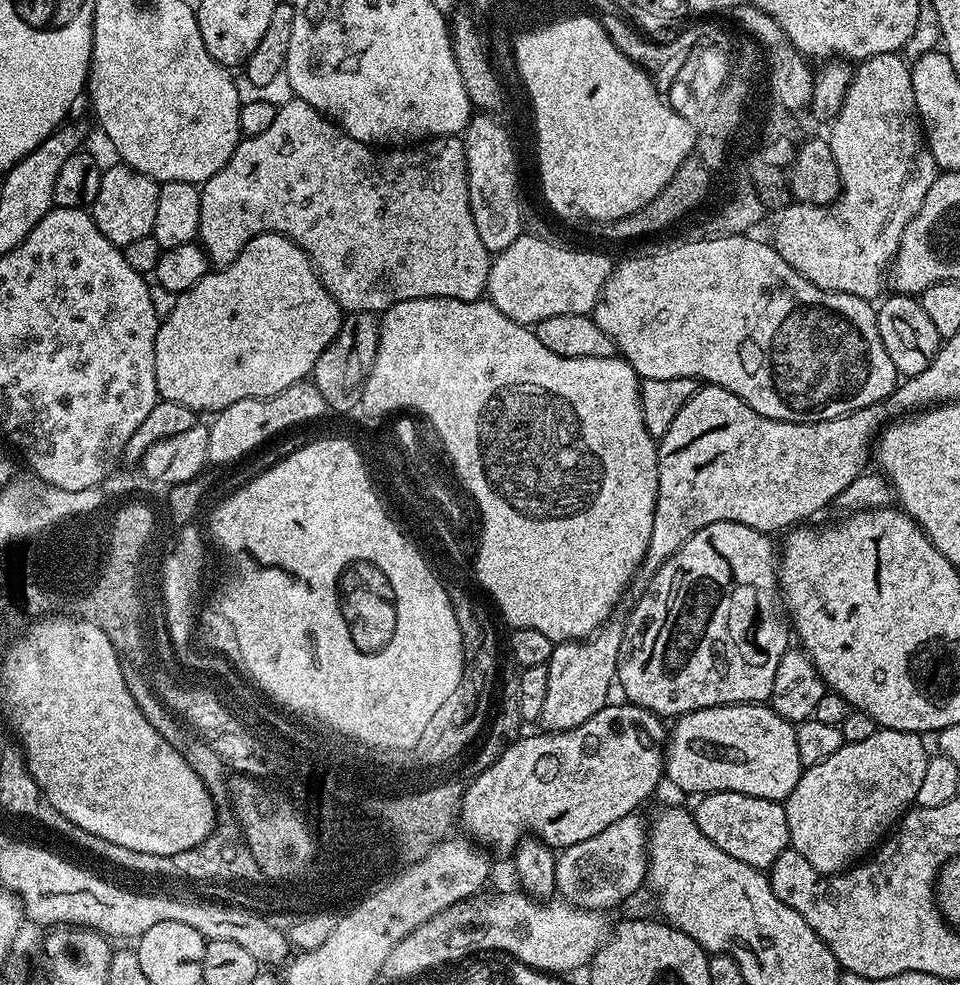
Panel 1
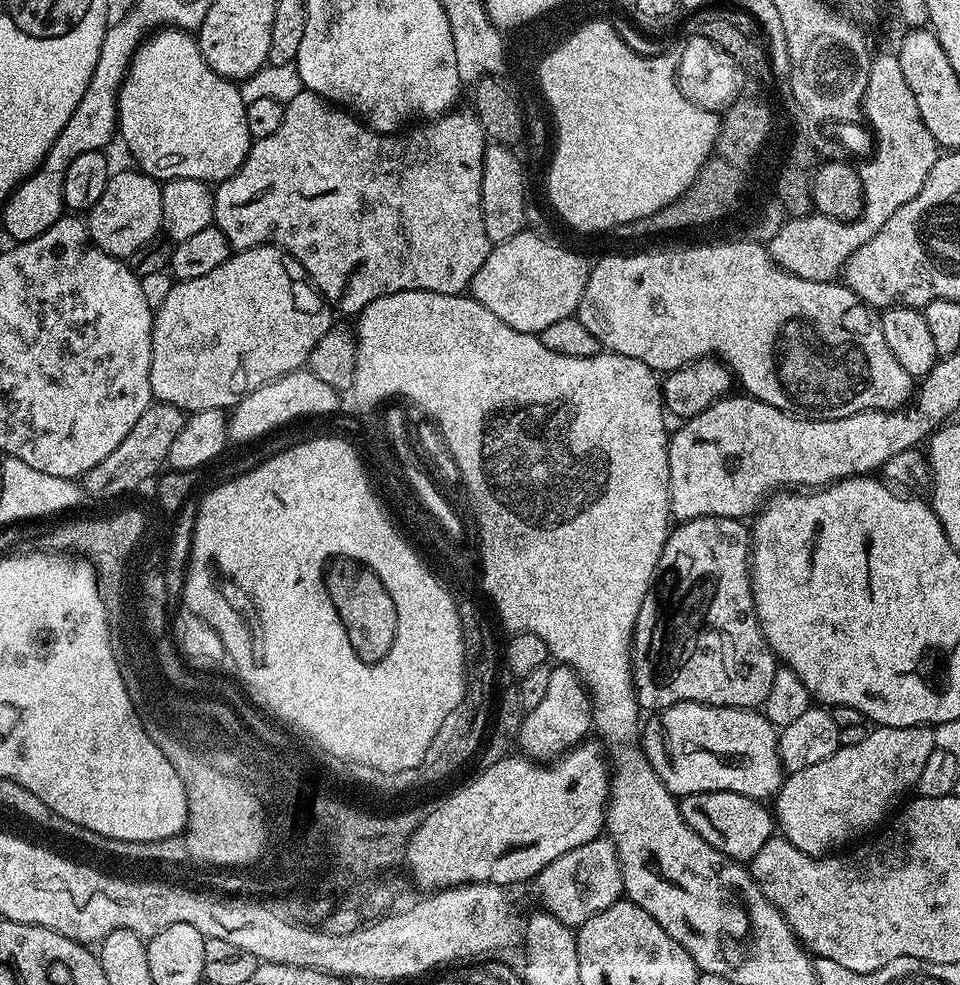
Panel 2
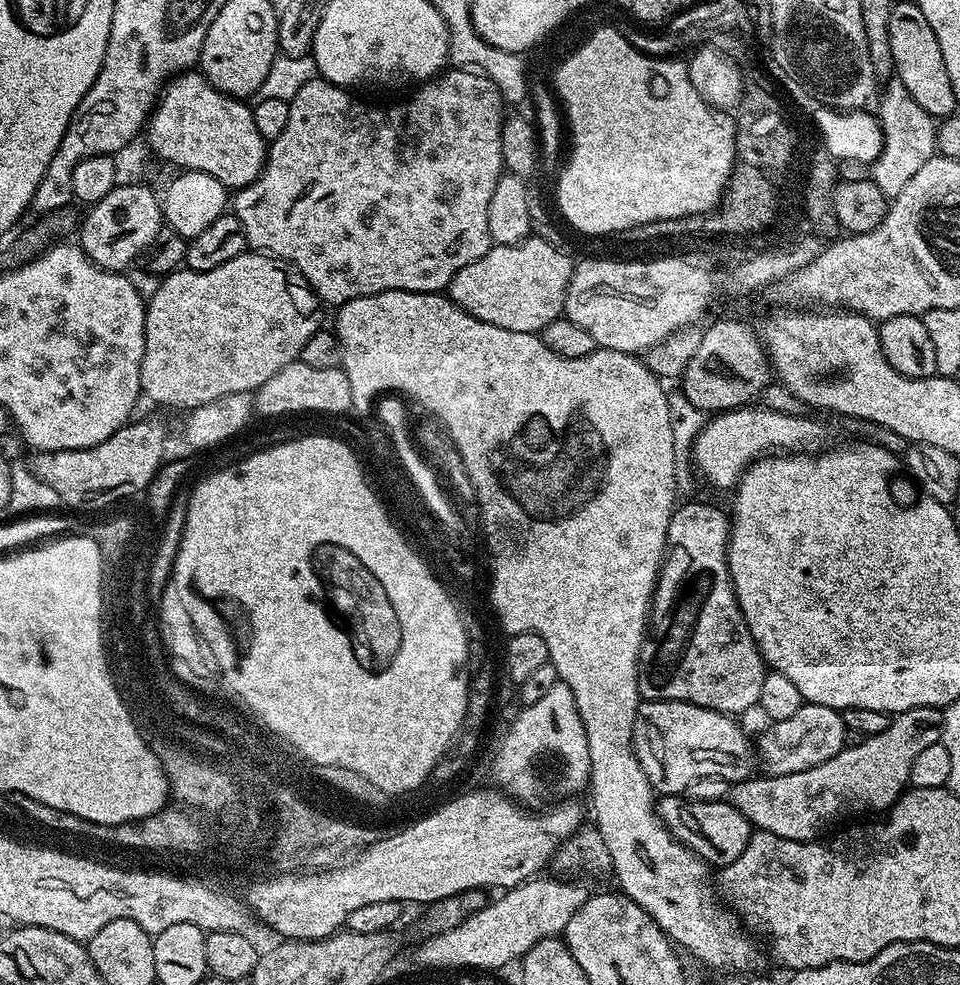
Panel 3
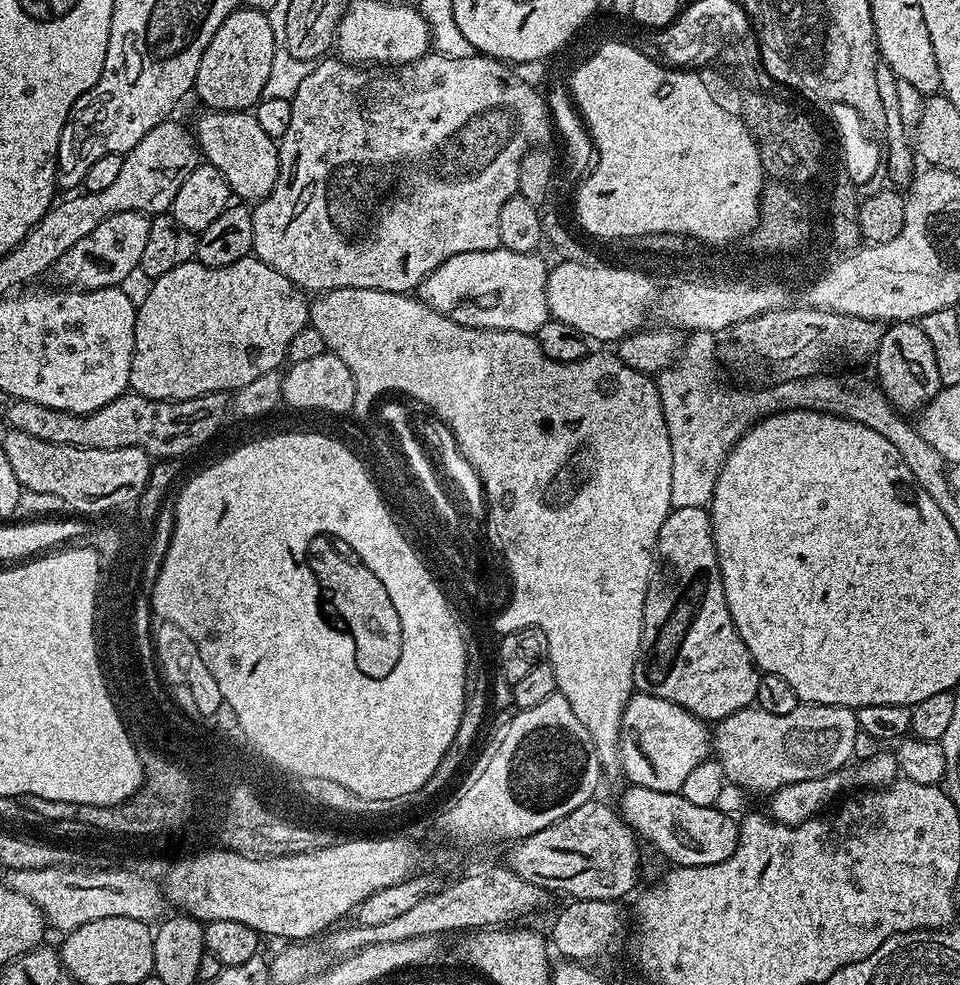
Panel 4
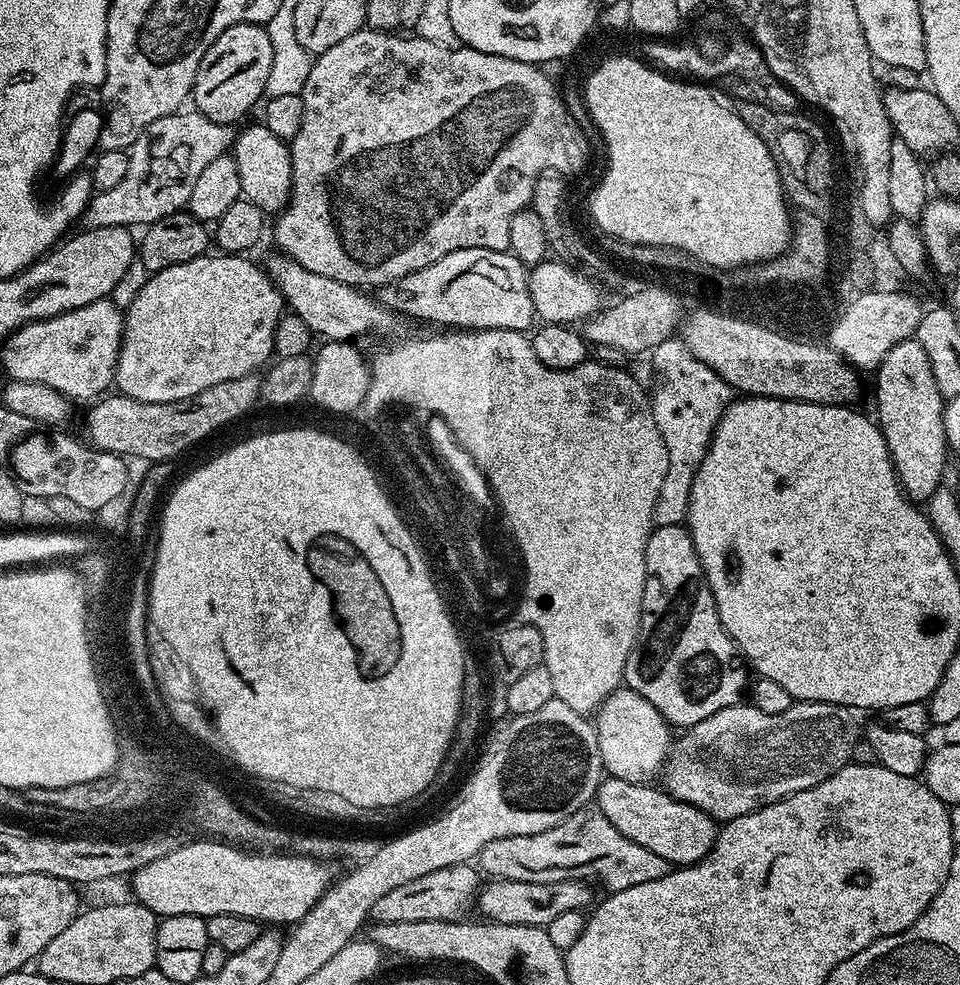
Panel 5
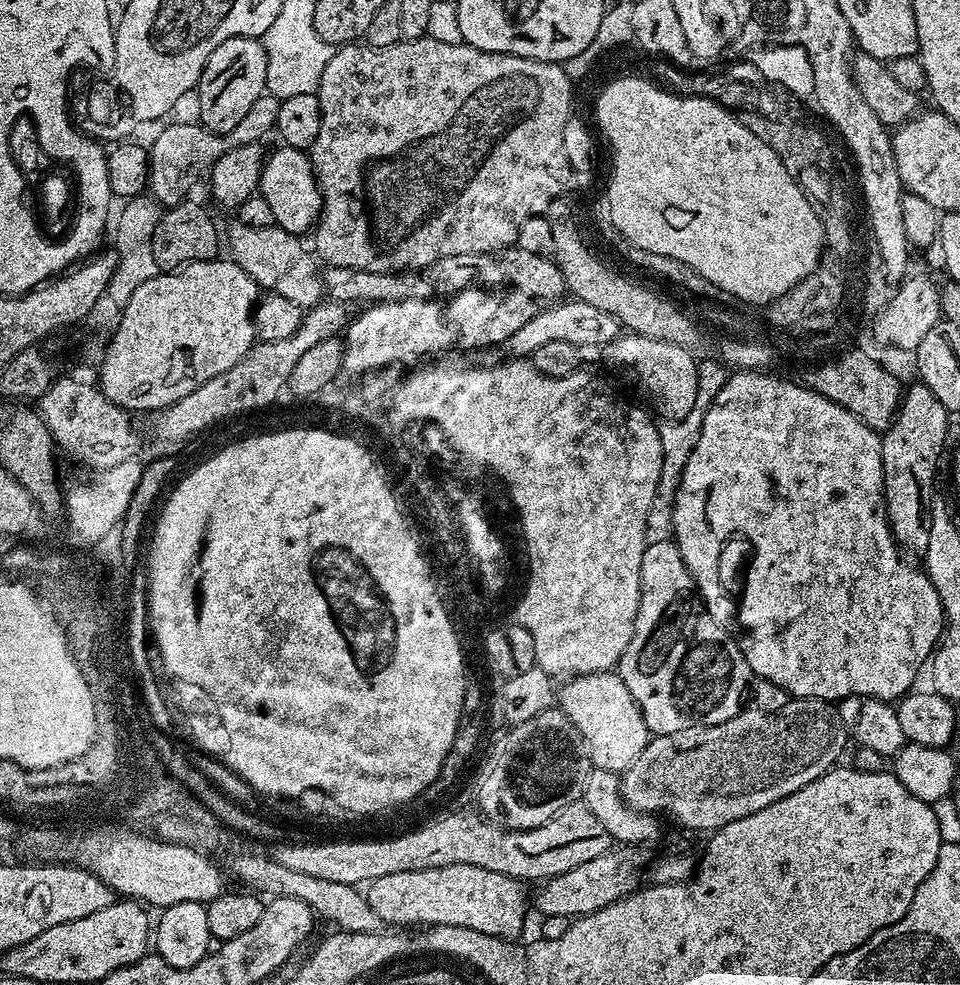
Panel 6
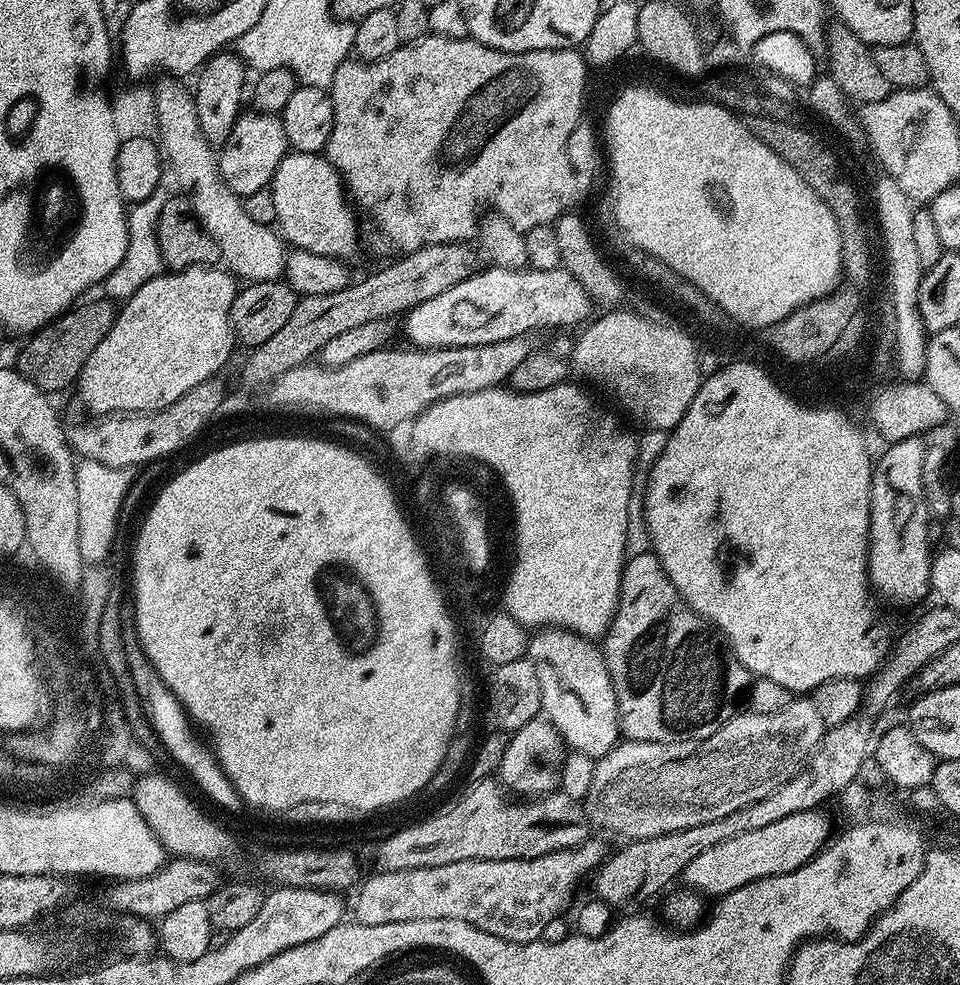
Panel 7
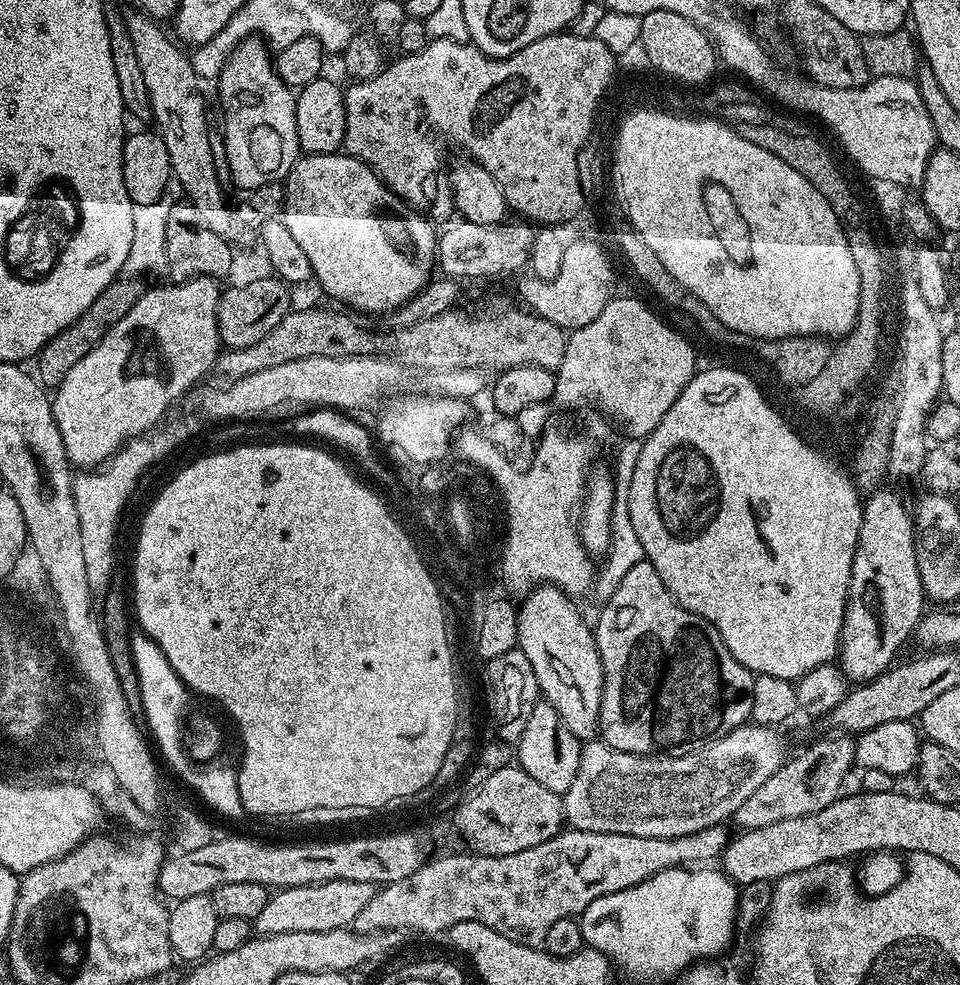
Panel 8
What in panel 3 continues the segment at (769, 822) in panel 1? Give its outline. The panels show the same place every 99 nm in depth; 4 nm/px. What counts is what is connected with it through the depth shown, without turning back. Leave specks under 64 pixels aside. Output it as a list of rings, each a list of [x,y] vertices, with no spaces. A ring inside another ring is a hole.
[[[661,795],[656,801],[656,812],[660,821],[668,827],[677,844],[685,844],[695,856],[701,856],[709,866],[717,869],[734,862],[746,850],[746,842],[750,842],[753,827],[750,821],[727,799],[720,800],[684,800],[683,795]]]

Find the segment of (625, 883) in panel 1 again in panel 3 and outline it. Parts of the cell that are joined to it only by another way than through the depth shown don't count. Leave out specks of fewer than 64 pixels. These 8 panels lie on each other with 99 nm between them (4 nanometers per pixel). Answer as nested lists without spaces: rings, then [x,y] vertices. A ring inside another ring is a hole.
[[[533,878],[517,888],[509,888],[496,901],[485,903],[472,916],[467,916],[458,926],[440,932],[437,936],[428,936],[425,944],[417,950],[416,956],[428,968],[504,968],[511,960],[519,961],[540,939],[559,937],[566,922],[578,914],[578,910],[588,901],[590,889],[584,882],[573,882],[568,878],[540,880]]]

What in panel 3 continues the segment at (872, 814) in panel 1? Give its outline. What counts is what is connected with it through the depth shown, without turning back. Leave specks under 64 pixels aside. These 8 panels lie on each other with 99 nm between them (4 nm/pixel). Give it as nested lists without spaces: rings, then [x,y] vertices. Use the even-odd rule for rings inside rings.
[[[920,706],[914,710],[897,712],[889,719],[882,734],[866,736],[862,746],[843,747],[838,754],[834,754],[834,758],[826,758],[822,766],[810,766],[810,770],[802,770],[798,774],[760,774],[760,777],[757,775],[755,778],[733,783],[732,793],[727,793],[726,799],[736,807],[738,814],[750,821],[753,829],[778,834],[778,838],[812,842],[819,837],[816,836],[819,832],[826,831],[835,820],[840,820],[843,816],[852,816],[855,812],[887,813],[909,787],[914,758],[918,758],[918,754],[922,754],[926,746],[941,743],[943,731],[944,713],[941,709]]]

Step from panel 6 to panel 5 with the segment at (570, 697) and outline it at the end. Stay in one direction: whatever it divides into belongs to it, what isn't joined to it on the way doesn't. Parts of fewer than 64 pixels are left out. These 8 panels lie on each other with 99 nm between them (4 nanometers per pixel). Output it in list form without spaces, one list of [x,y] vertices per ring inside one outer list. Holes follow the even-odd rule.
[[[621,686],[605,698],[594,716],[594,727],[600,757],[608,776],[622,778],[626,782],[646,784],[661,775],[665,760],[668,759],[668,749],[674,743],[673,733],[667,720],[642,698],[634,689]]]

